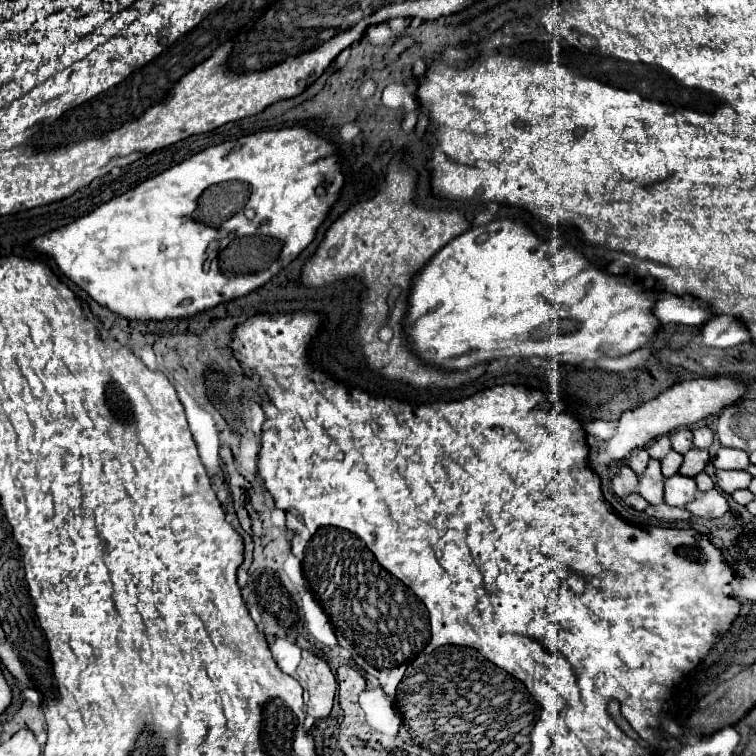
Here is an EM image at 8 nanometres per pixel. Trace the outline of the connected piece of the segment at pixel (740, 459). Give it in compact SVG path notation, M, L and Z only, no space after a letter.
M720 447L712 463L716 469L746 469L750 465L746 451L728 449L728 447Z

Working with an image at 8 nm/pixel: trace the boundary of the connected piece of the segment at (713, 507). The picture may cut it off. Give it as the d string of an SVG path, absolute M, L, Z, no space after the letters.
M710 489L690 501L686 509L696 517L722 517L728 511L728 501L718 489Z

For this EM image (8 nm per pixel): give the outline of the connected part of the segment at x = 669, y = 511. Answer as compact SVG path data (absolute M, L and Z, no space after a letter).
M660 503L660 505L648 505L646 507L646 513L650 517L656 517L656 519L664 519L664 521L682 521L682 519L688 519L690 513L686 509L680 509L680 507L670 507L666 503Z

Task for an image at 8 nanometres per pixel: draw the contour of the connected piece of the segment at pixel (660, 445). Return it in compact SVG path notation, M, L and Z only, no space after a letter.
M662 435L662 437L654 439L654 441L646 447L646 451L648 451L648 455L650 455L652 459L662 459L670 449L672 449L672 447L670 447L668 435Z

